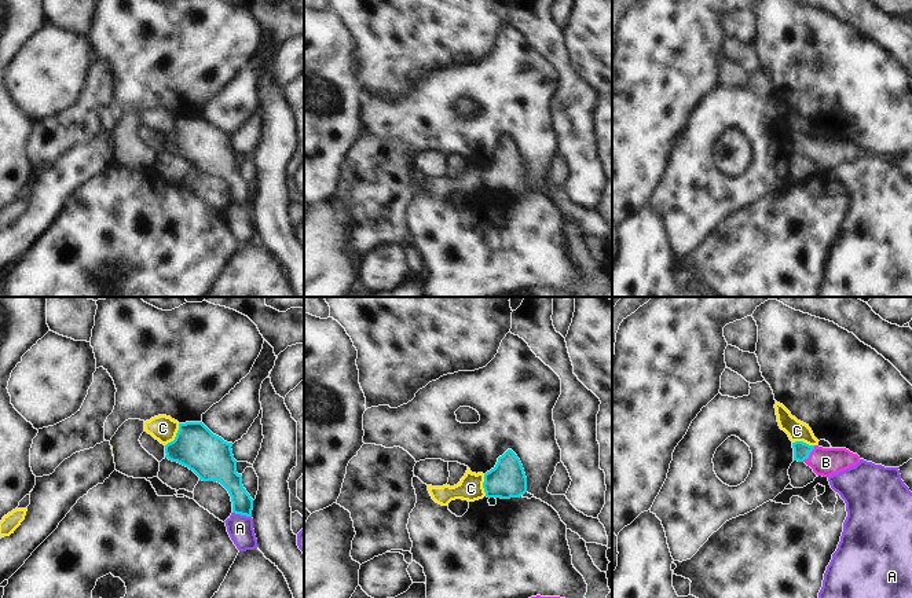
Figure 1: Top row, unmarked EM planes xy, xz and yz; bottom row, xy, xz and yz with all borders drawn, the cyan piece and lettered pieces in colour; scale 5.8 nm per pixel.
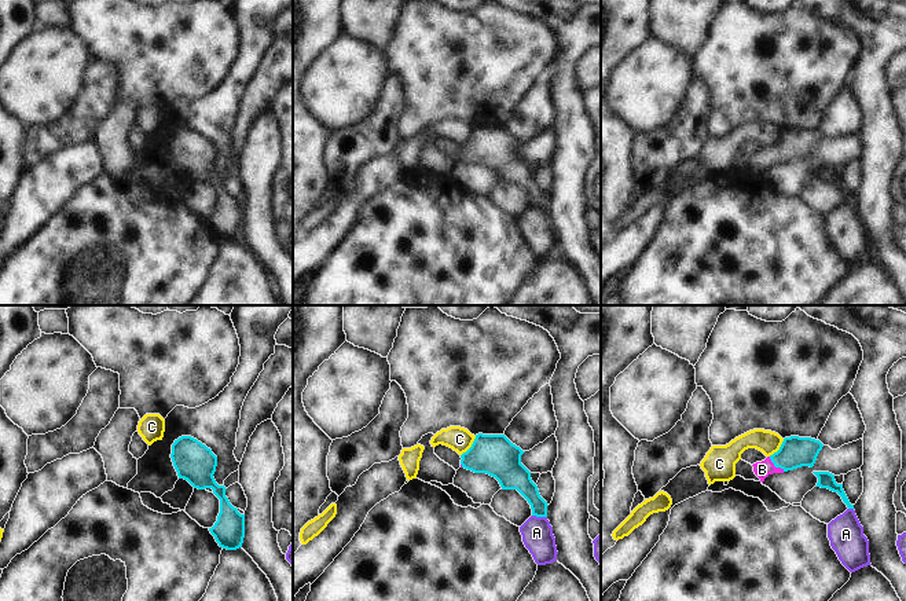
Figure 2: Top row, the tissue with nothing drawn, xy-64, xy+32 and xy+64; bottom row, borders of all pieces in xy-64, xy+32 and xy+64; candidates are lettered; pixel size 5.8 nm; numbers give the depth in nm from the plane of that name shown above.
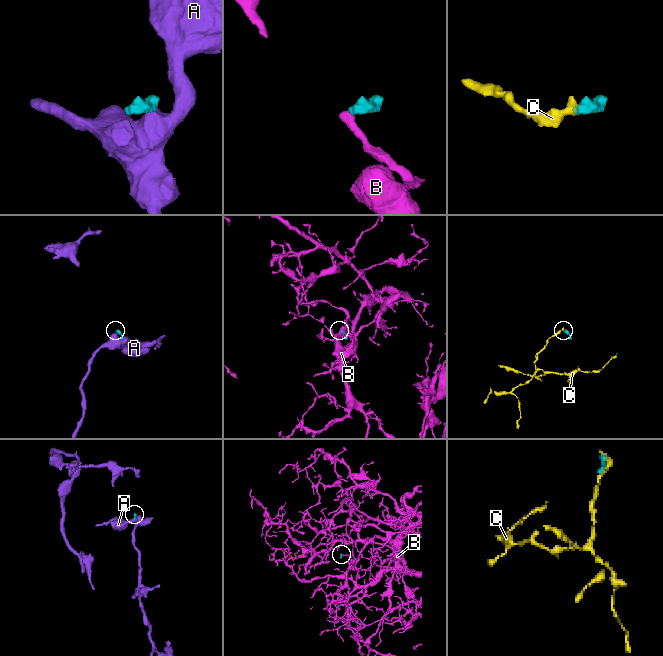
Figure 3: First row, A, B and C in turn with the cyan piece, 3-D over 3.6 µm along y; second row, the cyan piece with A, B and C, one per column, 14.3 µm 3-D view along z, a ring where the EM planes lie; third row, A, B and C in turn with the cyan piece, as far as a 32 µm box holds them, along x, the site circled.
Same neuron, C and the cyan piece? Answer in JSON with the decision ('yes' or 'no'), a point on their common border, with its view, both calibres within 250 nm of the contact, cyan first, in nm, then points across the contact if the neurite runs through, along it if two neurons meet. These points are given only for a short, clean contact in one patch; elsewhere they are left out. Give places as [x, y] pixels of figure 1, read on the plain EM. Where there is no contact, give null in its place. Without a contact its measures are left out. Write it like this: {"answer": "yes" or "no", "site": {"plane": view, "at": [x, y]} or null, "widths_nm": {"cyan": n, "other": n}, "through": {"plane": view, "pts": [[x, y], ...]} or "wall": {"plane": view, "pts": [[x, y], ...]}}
{"answer": "no", "site": {"plane": "xy", "at": [176, 128]}, "widths_nm": {"cyan": 260, "other": 150}, "wall": {"plane": "xy", "pts": [[179, 116], [176, 128], [165, 138]]}}

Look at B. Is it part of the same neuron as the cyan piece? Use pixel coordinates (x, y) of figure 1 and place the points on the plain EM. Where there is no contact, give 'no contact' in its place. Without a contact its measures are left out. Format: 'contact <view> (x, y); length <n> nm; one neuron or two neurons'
contact yz (809, 146); length 120 nm; one neuron

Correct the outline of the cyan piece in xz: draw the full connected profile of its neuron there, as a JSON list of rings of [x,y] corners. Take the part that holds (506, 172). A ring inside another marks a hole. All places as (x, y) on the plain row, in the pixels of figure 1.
[[[508,142],[494,161],[484,166],[483,180],[487,190],[520,190],[527,184],[527,169],[517,147]]]

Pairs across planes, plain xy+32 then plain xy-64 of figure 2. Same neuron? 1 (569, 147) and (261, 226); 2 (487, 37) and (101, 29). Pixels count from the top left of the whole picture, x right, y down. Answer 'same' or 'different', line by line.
1: same
2: same

